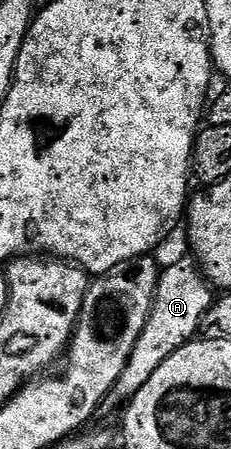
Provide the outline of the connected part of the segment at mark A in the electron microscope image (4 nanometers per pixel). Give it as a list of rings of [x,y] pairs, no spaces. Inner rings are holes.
[[[195,260],[176,261],[173,265],[163,266],[154,291],[154,303],[150,307],[150,319],[146,319],[146,327],[142,327],[142,335],[138,335],[138,343],[134,343],[130,363],[126,363],[122,375],[118,375],[118,383],[114,383],[108,392],[103,408],[119,410],[130,398],[138,395],[138,391],[146,387],[150,375],[154,375],[154,371],[158,371],[158,367],[174,355],[174,351],[193,340],[199,334],[196,332],[201,332],[204,316],[212,308],[213,300],[213,286]]]

